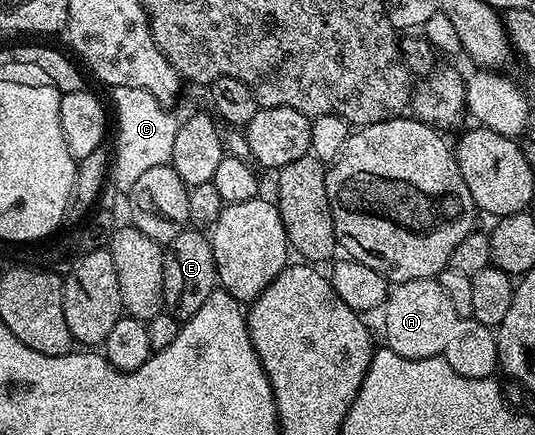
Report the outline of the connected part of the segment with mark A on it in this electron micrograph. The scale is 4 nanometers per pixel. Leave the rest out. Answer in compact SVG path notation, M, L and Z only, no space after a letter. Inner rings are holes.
M437 278L397 282L384 303L386 323L382 332L385 346L406 359L442 356L463 378L492 377L498 369L496 337L493 330L471 316L459 317L449 293Z

